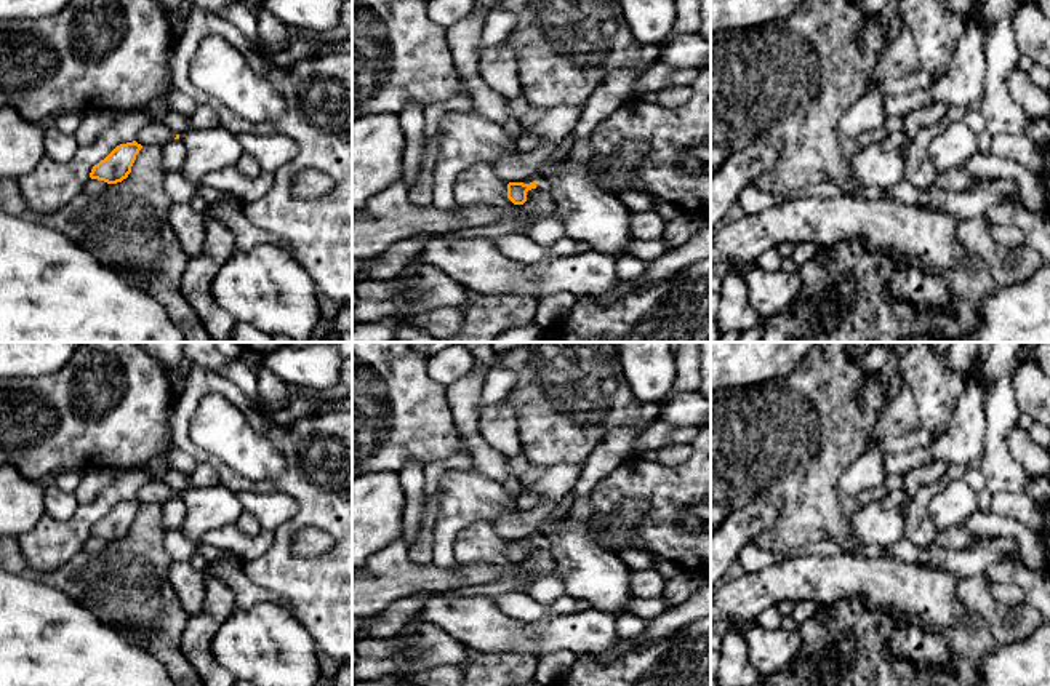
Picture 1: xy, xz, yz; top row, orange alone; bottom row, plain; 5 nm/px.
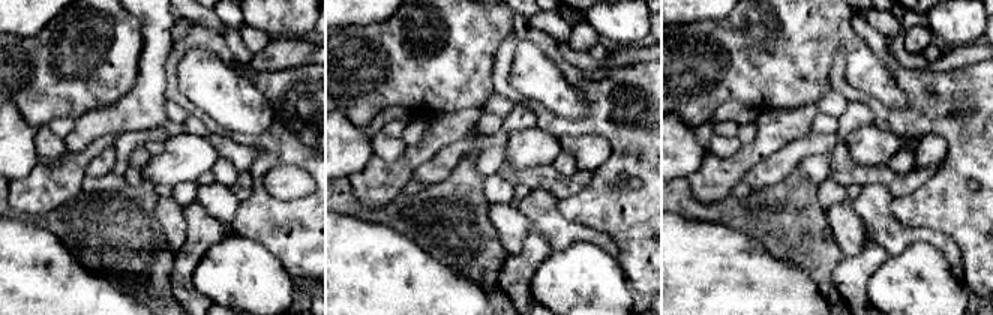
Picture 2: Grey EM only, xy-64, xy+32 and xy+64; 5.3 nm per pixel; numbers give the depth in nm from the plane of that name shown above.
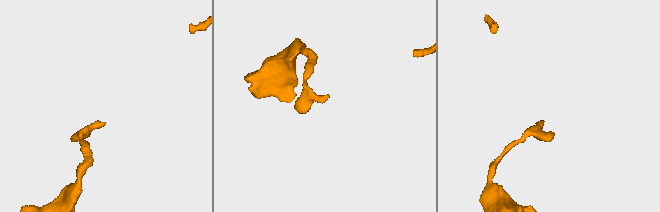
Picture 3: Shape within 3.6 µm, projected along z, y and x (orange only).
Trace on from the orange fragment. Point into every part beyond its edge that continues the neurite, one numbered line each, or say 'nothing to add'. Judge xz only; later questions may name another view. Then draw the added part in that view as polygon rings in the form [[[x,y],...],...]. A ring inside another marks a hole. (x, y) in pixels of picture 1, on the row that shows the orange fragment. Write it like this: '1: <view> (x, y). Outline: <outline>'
1: xz (543, 184). Outline: [[[546,176],[536,179],[536,190],[551,193],[552,182]]]

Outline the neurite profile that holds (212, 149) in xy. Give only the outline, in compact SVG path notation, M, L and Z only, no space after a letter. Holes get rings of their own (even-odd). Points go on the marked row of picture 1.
M219 126L187 130L184 133L186 157L178 173L198 187L203 177L216 170L235 166L243 154L240 136Z

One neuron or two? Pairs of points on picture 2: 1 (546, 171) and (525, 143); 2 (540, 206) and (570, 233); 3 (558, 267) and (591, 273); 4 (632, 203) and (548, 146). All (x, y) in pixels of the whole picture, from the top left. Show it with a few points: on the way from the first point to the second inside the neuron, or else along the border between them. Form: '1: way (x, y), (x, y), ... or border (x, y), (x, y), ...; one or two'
1: border (507, 156), (507, 161), (516, 170), (551, 164); two
2: way (548, 213), (563, 228); one
3: way (566, 273), (584, 273); one
4: border (536, 125), (557, 137); two

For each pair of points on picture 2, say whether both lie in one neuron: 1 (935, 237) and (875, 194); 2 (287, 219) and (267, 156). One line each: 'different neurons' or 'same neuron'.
1: same neuron
2: same neuron

